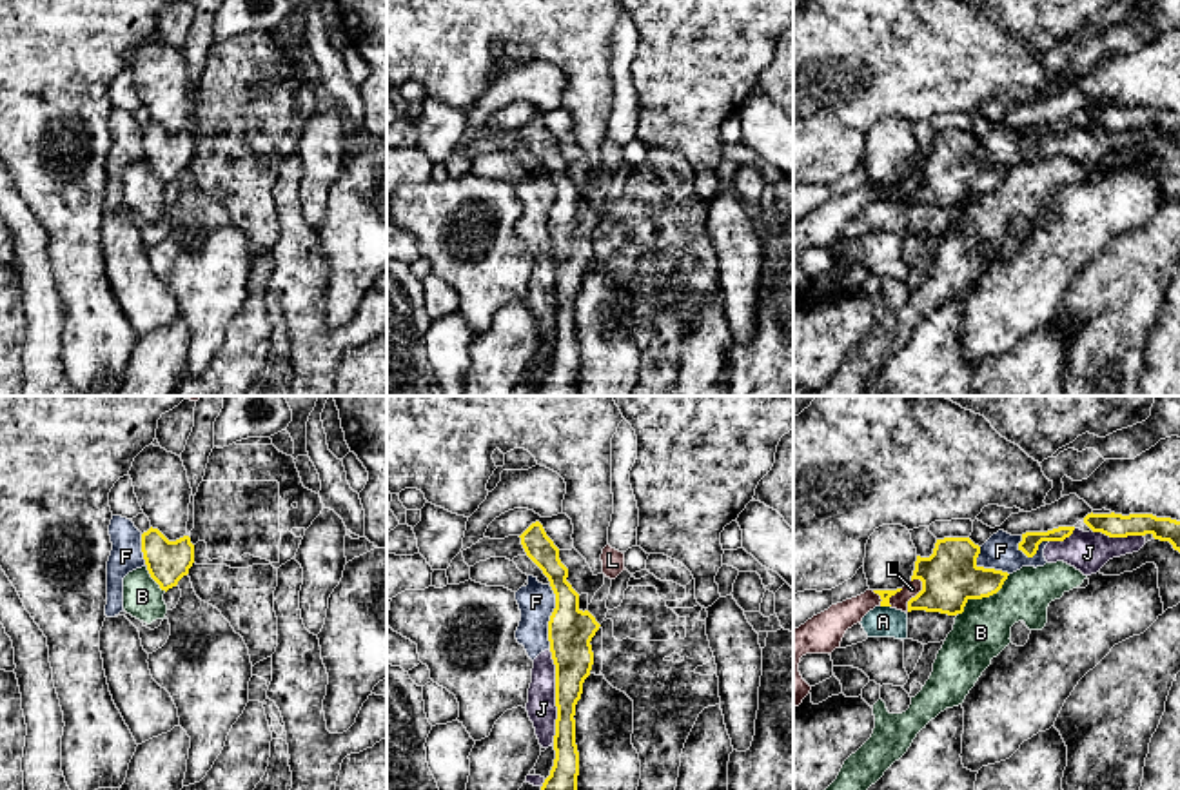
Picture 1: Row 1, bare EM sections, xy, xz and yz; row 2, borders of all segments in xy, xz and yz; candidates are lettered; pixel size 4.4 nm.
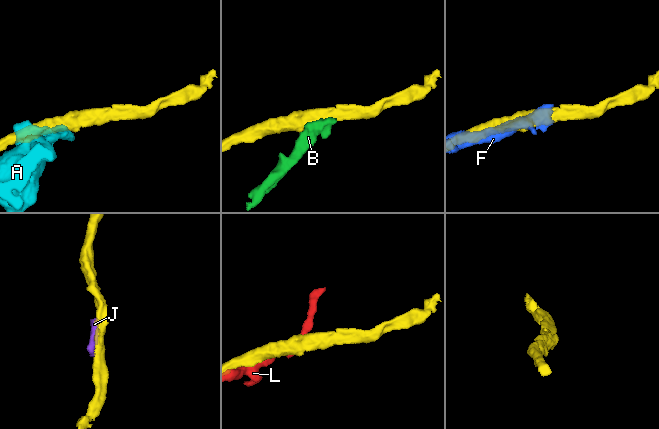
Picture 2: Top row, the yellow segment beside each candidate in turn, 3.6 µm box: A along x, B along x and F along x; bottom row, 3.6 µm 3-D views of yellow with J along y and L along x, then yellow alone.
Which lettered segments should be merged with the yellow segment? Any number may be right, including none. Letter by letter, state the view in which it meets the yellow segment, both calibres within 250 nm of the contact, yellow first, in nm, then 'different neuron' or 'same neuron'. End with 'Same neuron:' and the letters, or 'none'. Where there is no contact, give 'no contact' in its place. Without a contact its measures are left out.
A: contact in yz; calibres 50 and 140 nm; different neuron
B: contact in yz; calibres 260 and 240 nm; different neuron
F: contact in xz; calibres 200 and 160 nm; different neuron
J: contact in xz; calibres 180 and 130 nm; different neuron
L: contact in yz; calibres 260 and 70 nm; different neuron
Same neuron: none

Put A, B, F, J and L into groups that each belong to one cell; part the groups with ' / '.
A / B / F J / L

